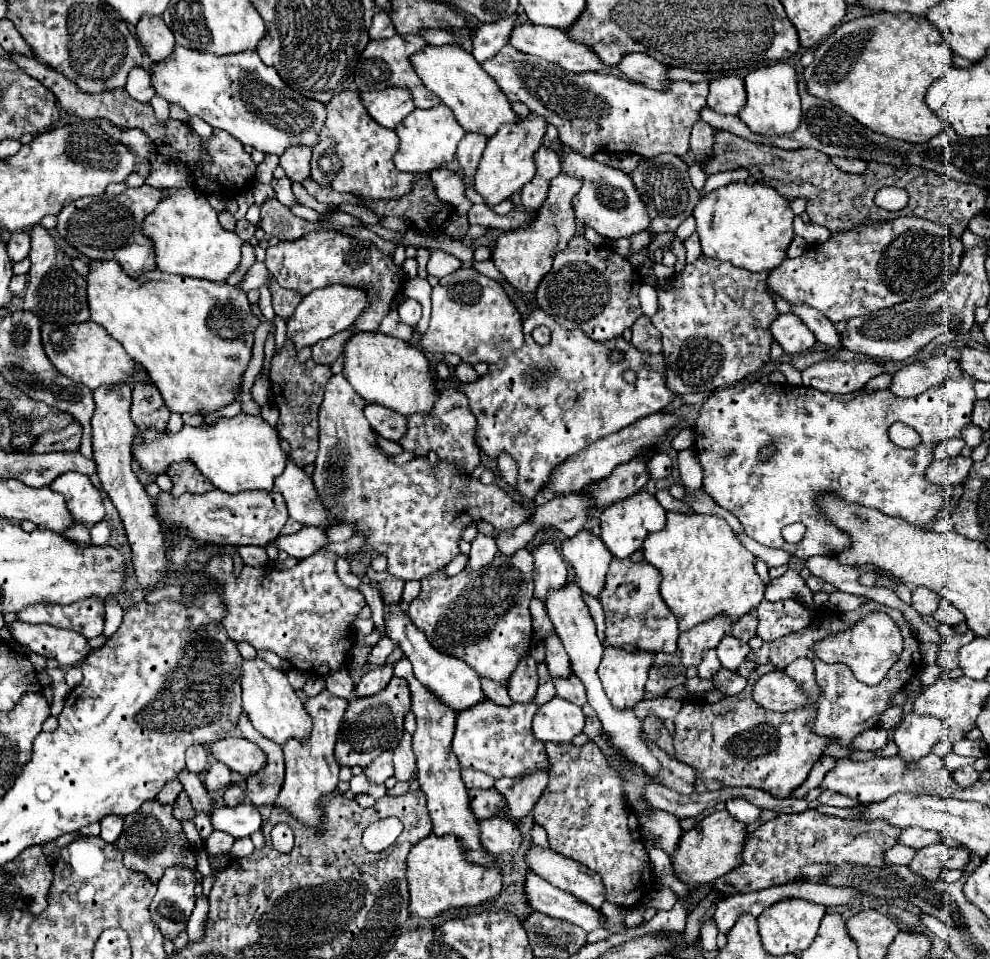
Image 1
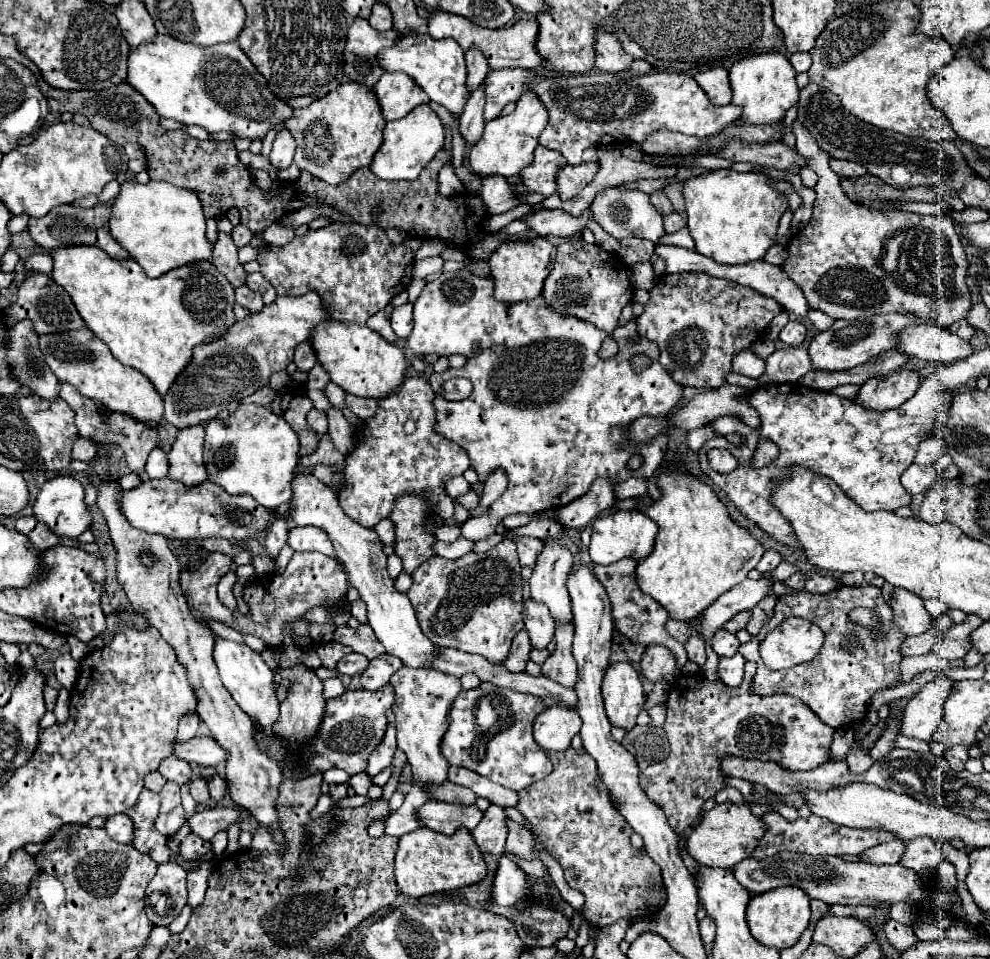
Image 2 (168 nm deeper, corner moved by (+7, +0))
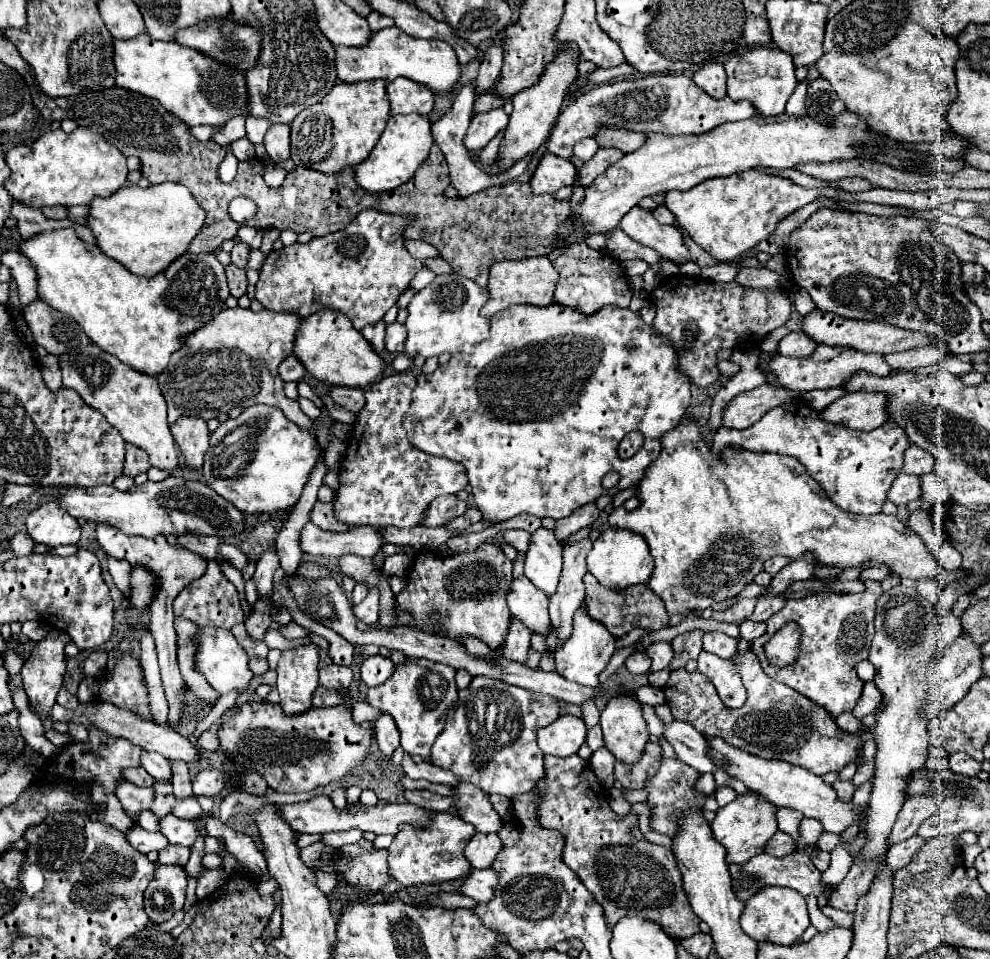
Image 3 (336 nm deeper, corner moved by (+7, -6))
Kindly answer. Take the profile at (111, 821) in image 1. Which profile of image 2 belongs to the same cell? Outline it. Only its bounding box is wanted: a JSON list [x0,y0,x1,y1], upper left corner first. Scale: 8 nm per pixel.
[105,815,131,843]

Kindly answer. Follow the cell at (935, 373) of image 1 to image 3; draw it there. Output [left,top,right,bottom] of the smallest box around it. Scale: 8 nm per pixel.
[821,393,887,431]

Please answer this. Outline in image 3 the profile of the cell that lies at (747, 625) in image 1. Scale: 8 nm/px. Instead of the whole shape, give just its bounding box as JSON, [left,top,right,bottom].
[713,597,757,625]

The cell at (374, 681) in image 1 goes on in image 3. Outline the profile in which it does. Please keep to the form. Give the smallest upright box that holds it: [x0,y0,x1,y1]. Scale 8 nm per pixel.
[361,655,395,687]

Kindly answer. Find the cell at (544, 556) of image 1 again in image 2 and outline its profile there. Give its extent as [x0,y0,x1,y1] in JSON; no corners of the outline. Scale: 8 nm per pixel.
[517,537,543,569]

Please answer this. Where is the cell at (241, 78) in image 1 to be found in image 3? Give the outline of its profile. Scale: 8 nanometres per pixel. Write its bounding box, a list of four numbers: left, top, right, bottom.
[113,33,247,127]

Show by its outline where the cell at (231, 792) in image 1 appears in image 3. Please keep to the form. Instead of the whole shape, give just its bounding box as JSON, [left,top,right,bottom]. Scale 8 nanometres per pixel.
[193,769,225,797]

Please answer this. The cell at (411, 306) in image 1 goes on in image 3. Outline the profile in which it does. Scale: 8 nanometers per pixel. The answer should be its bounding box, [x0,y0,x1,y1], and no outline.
[385,323,407,353]

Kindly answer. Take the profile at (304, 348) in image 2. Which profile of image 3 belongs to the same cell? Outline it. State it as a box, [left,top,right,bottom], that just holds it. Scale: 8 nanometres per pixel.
[279,355,305,381]

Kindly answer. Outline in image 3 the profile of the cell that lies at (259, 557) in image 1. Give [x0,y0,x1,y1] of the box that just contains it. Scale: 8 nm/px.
[177,535,221,559]

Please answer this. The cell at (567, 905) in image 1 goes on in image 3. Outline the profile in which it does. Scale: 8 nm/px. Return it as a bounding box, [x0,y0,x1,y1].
[461,869,495,903]

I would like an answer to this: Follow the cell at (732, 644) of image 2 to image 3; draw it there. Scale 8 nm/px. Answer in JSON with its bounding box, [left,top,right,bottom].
[703,631,739,659]

